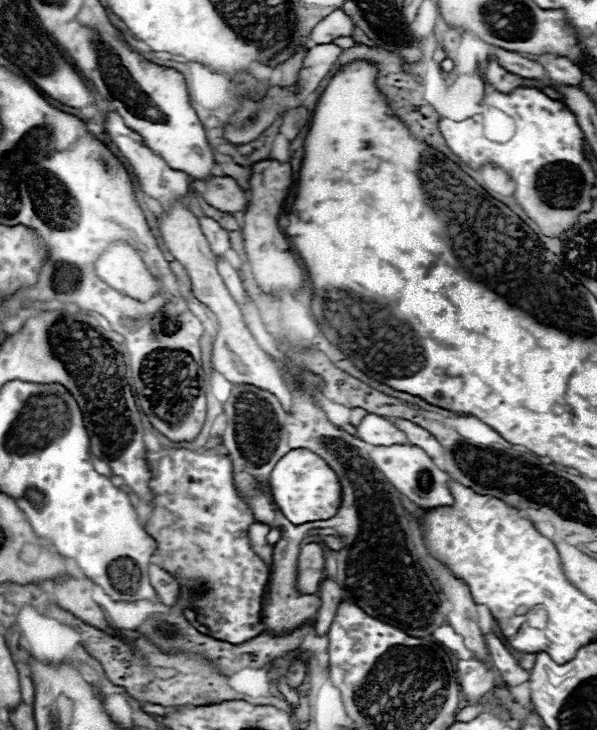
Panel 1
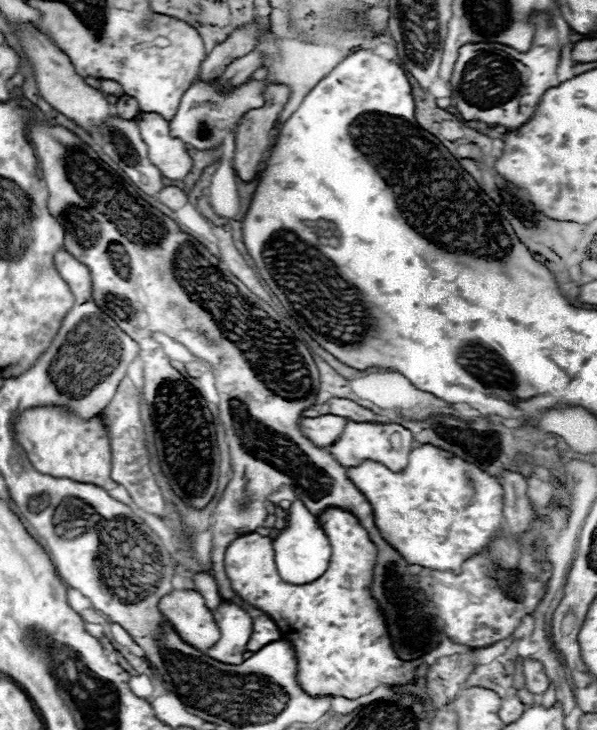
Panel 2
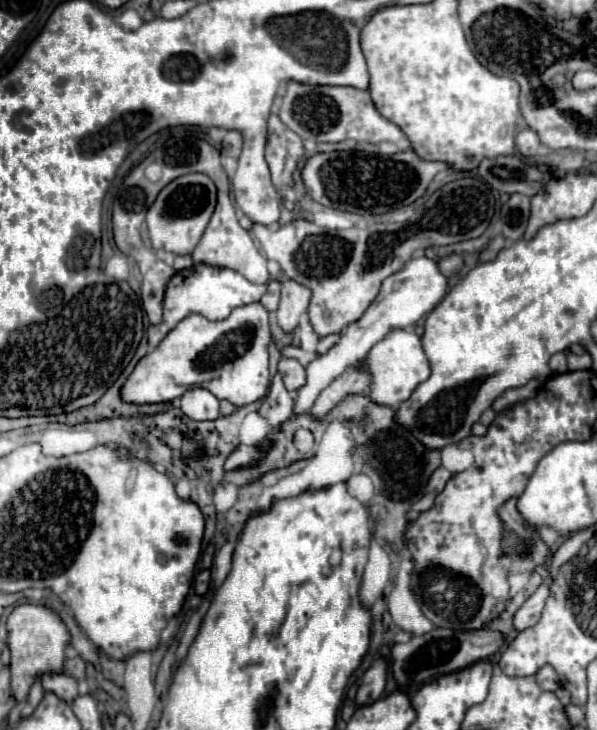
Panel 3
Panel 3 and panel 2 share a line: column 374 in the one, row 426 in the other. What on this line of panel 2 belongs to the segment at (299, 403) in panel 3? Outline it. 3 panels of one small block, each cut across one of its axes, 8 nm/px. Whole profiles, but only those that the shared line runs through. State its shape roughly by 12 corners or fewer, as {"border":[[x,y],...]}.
{"border":[[324,414],[302,418],[300,430],[318,448],[340,436],[346,420]]}

